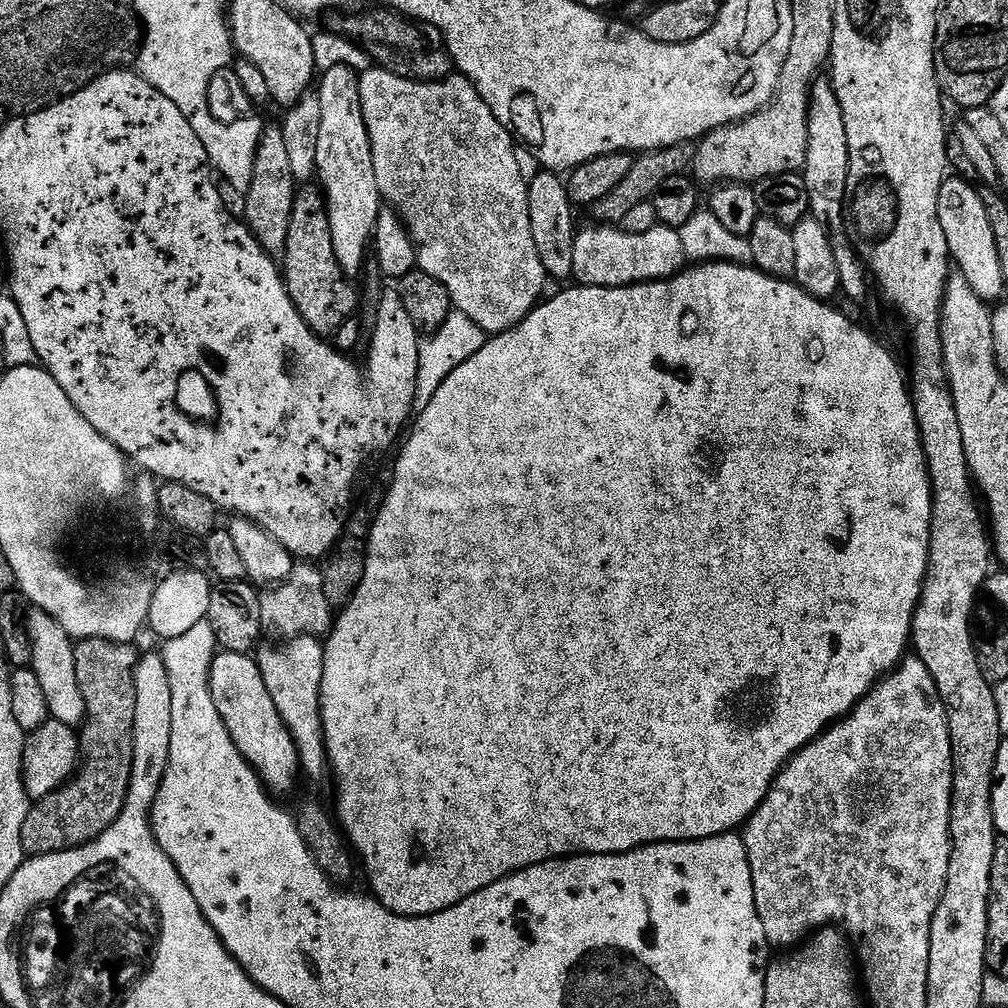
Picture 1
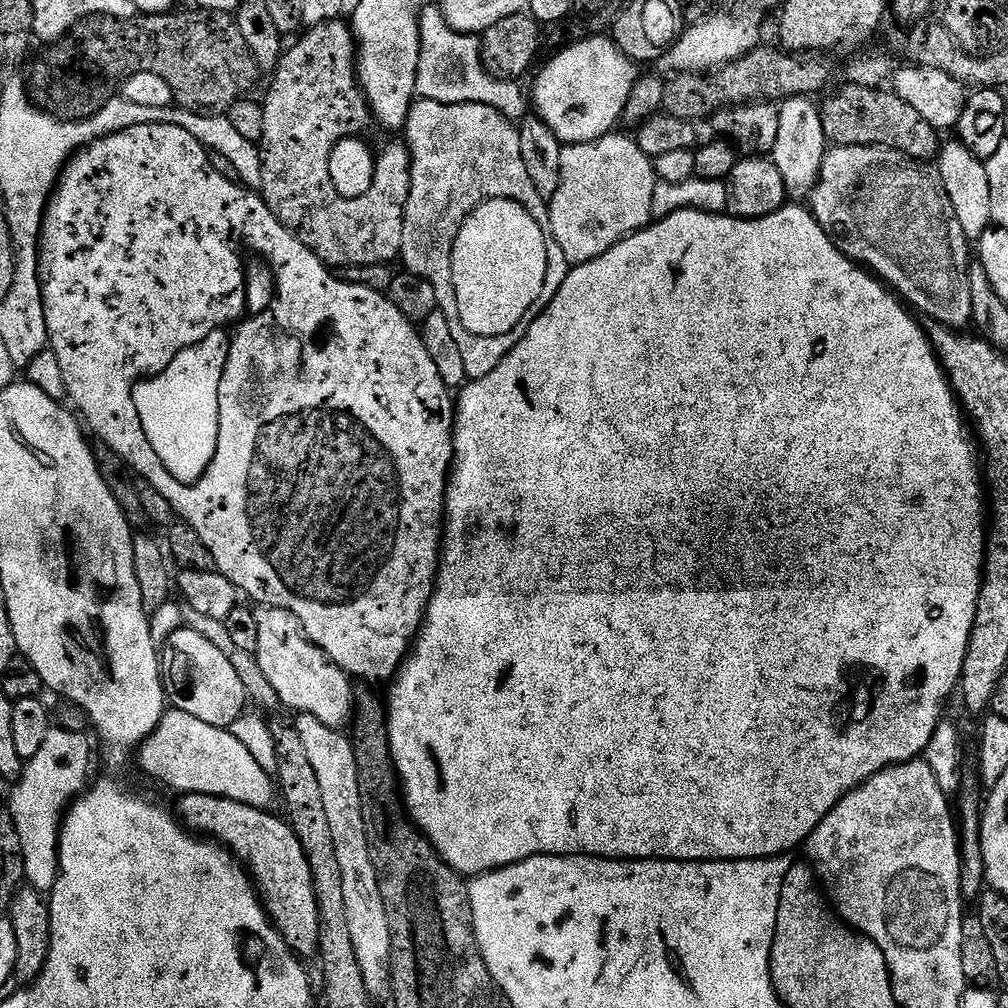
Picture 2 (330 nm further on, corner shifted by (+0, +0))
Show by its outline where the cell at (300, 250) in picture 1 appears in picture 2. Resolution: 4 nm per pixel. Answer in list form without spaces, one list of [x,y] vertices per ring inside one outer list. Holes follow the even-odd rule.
[[[343,19],[322,22],[321,25],[309,27],[307,31],[299,37],[300,41],[296,45],[289,47],[280,59],[280,65],[275,72],[271,73],[270,80],[272,85],[268,88],[268,97],[263,97],[264,117],[262,118],[262,138],[258,145],[262,162],[262,195],[264,201],[268,203],[268,208],[275,214],[284,225],[286,225],[296,237],[301,240],[313,254],[325,264],[333,269],[353,268],[354,266],[378,266],[379,264],[391,265],[392,259],[395,261],[402,250],[402,230],[404,229],[404,207],[410,198],[410,186],[412,185],[412,155],[408,152],[407,143],[388,144],[384,149],[379,149],[376,160],[376,173],[374,182],[366,194],[358,198],[349,200],[334,186],[330,178],[330,154],[334,146],[338,146],[340,140],[359,137],[368,128],[368,123],[373,123],[374,117],[371,108],[368,107],[368,100],[364,97],[364,90],[360,87],[360,77],[358,75],[358,41],[352,34],[352,29]]]

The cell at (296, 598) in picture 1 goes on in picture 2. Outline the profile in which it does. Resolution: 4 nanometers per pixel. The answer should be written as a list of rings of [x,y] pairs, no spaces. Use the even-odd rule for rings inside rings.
[[[297,715],[294,727],[302,738],[307,757],[314,766],[319,789],[322,790],[323,807],[330,822],[334,840],[335,857],[342,874],[343,901],[346,904],[347,925],[350,928],[354,955],[362,970],[362,982],[374,998],[390,984],[392,947],[390,946],[390,922],[386,918],[386,906],[382,906],[382,890],[378,886],[378,874],[374,862],[370,862],[370,846],[366,842],[366,822],[362,822],[362,798],[358,798],[358,762],[354,758],[352,741],[338,728],[331,728],[318,718]]]

